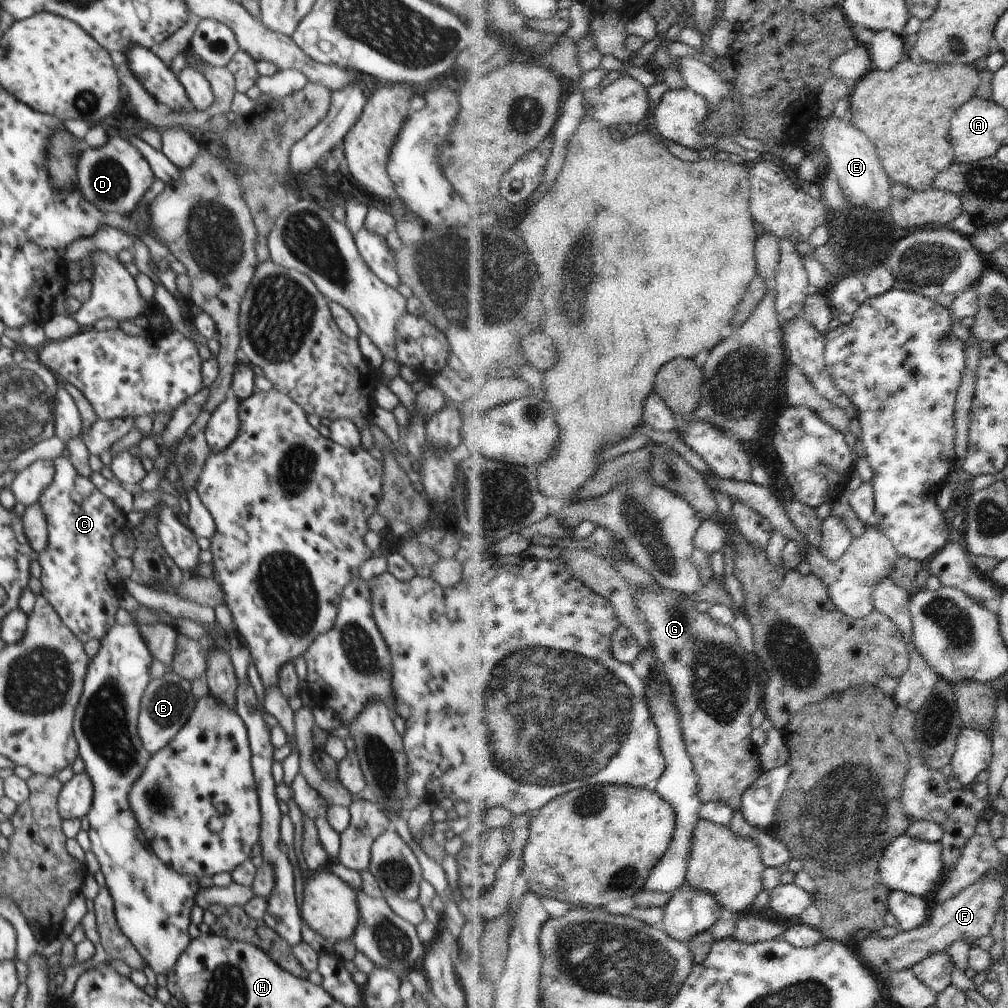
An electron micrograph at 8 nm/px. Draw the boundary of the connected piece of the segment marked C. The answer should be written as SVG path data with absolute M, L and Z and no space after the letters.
M64 456L51 464L53 482L42 492L39 499L43 516L47 523L49 542L47 548L40 553L38 559L42 567L43 598L54 608L62 623L78 638L82 644L100 641L115 626L124 580L114 568L114 560L118 555L111 545L112 537L126 523L126 514L120 511L109 498L100 492L88 477L82 477Z

